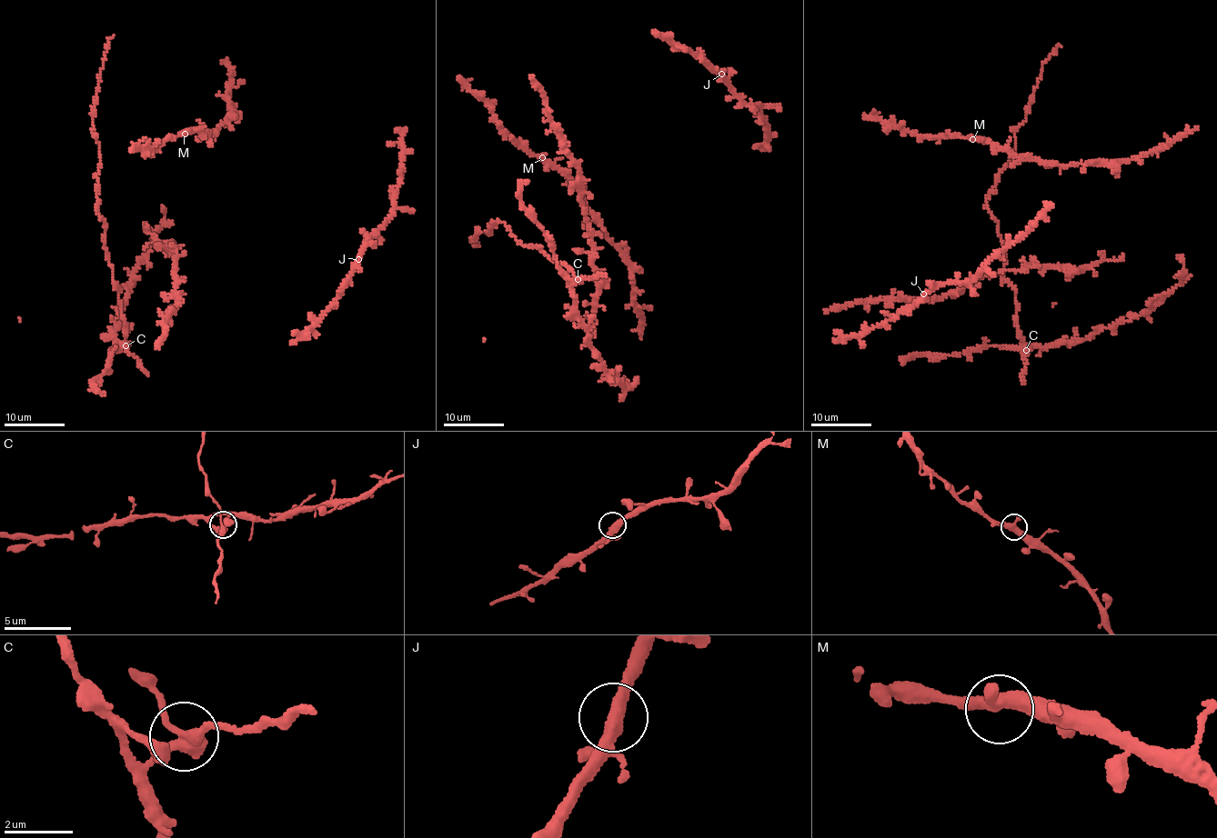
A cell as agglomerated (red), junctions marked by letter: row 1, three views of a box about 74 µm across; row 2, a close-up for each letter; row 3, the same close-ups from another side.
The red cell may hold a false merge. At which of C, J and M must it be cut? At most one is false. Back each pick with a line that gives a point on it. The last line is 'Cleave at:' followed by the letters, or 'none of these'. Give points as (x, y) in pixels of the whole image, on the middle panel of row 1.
Cleave at: none of these

